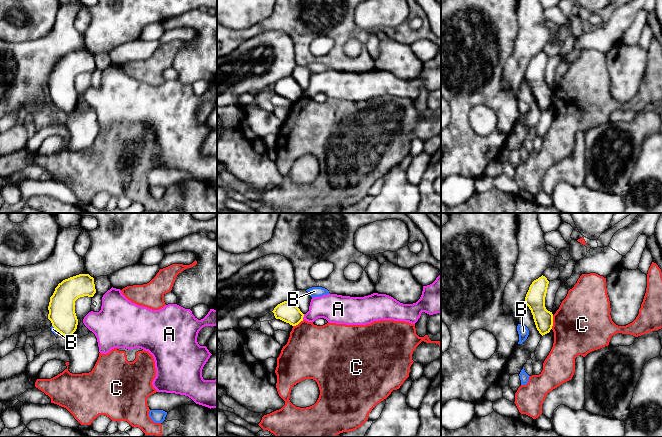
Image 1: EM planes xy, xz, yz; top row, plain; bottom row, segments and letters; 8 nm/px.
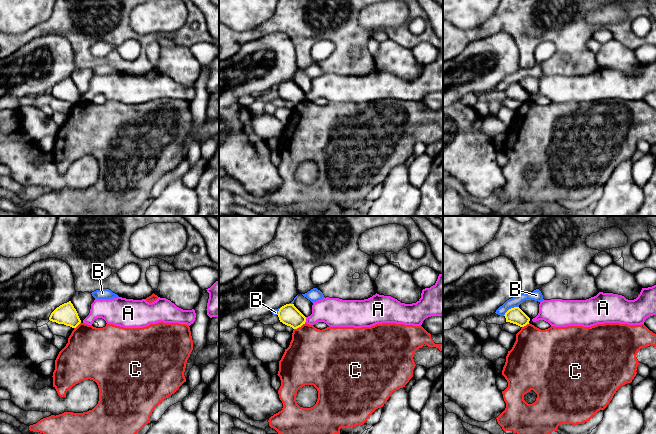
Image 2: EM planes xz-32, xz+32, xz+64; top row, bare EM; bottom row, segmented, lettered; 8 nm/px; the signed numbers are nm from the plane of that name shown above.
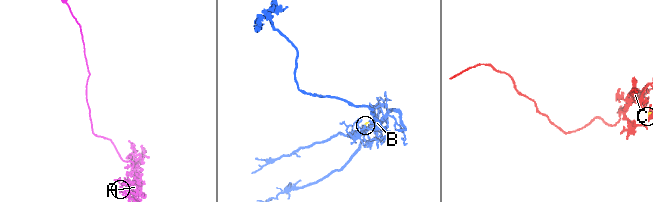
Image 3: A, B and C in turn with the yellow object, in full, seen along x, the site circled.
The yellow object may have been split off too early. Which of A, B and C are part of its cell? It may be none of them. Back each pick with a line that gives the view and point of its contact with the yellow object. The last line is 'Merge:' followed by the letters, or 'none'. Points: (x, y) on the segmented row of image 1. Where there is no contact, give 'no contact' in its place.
Merge: none

